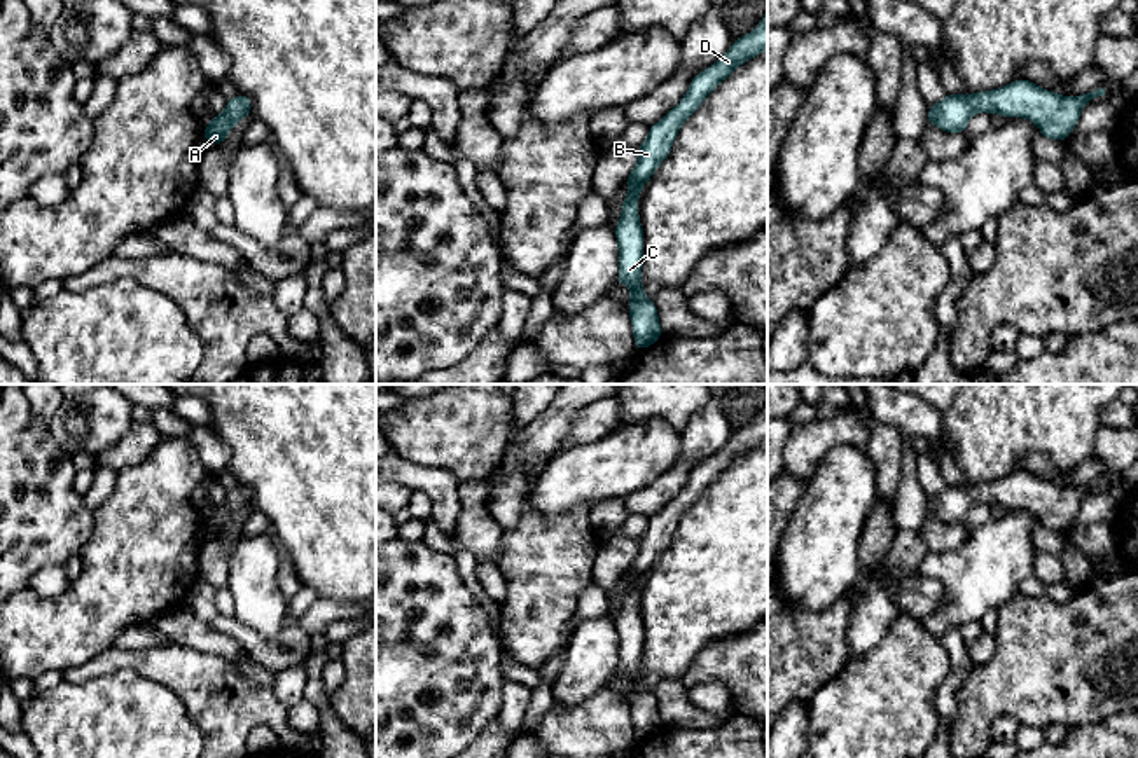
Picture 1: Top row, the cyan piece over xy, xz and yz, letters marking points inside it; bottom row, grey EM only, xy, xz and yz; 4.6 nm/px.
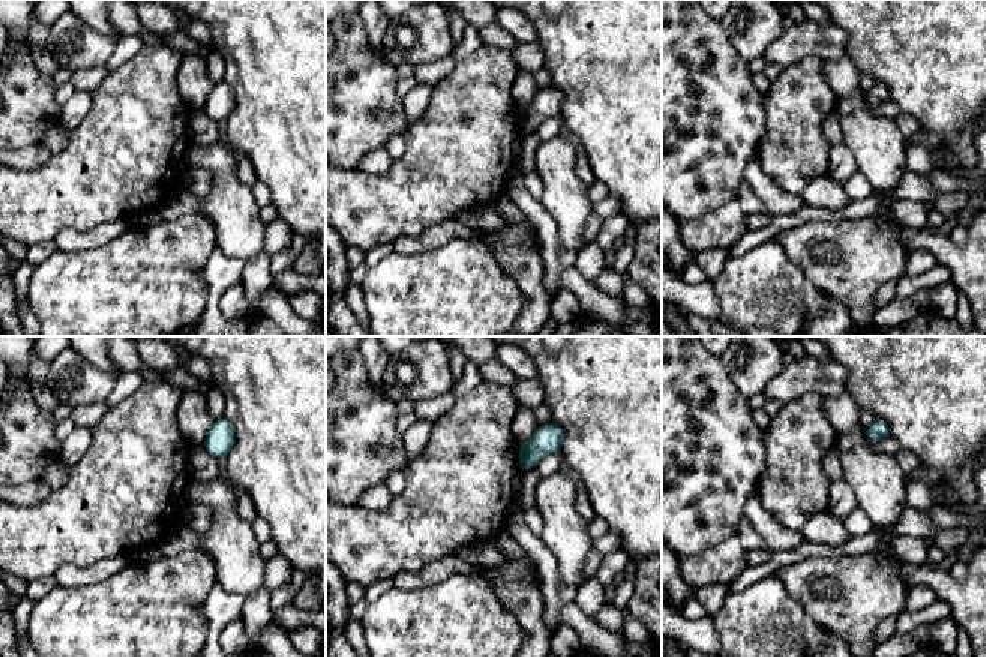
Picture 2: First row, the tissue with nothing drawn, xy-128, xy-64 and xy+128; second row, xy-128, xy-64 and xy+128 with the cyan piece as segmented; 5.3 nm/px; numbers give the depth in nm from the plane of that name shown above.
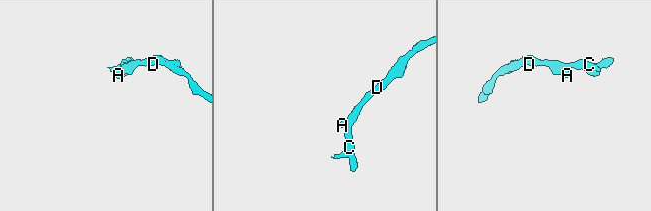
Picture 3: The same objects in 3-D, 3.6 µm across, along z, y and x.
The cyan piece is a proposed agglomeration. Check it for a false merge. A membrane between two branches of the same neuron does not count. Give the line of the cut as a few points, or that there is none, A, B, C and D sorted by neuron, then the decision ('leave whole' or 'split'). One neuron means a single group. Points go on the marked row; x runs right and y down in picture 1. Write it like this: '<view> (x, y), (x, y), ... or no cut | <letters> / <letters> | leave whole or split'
no cut | A B C D | leave whole

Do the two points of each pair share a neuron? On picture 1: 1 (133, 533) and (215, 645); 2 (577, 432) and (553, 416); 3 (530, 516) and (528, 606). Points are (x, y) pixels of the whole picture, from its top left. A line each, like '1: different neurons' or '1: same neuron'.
1: different neurons
2: different neurons
3: same neuron

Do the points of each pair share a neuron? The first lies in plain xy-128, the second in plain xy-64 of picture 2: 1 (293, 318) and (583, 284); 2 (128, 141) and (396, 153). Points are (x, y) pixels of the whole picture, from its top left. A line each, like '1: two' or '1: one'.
1: one
2: two

